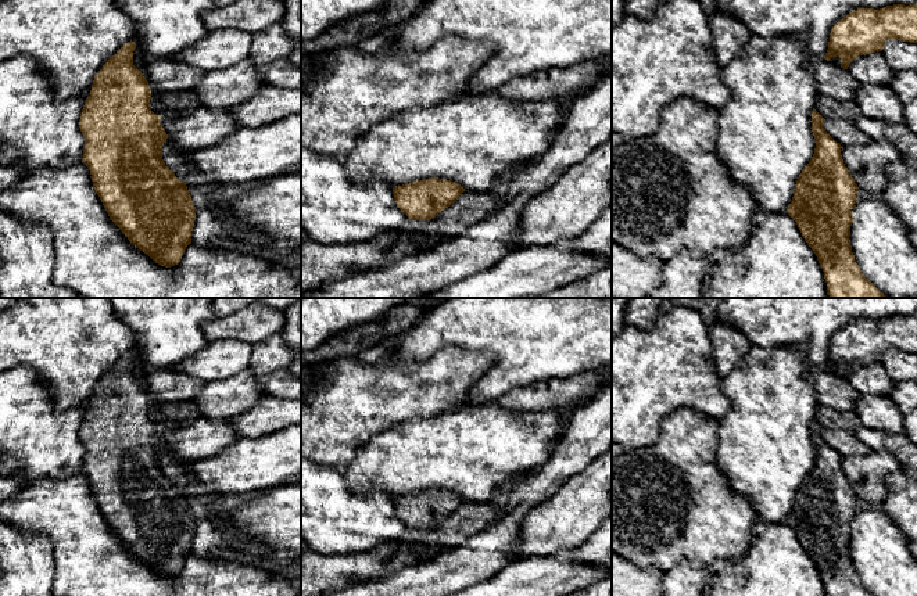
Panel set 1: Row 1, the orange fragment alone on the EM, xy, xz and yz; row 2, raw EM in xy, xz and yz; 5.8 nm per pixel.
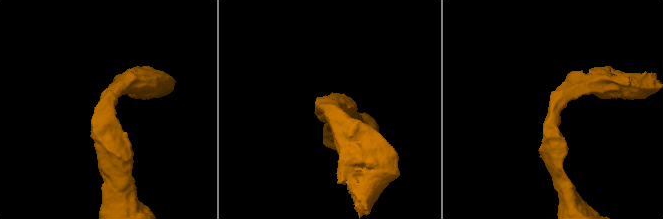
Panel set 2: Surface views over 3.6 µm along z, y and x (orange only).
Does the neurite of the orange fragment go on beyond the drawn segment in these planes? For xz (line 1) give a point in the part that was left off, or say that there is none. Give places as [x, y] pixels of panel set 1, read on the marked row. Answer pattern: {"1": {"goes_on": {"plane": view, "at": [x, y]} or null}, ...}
{"1": {"goes_on": null}}

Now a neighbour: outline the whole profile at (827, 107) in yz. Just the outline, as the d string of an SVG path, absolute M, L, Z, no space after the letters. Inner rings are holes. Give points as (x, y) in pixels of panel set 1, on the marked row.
M824 94L817 96L814 109L823 118L846 119L855 123L862 116L852 101L842 103Z

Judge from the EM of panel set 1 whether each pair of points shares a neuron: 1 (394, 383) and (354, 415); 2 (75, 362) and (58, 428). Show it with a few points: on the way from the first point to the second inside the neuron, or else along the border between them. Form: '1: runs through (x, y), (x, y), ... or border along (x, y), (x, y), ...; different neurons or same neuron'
1: runs through (384, 392), (371, 398), (364, 405); same neuron
2: border along (45, 384), (58, 410), (85, 409); different neurons

